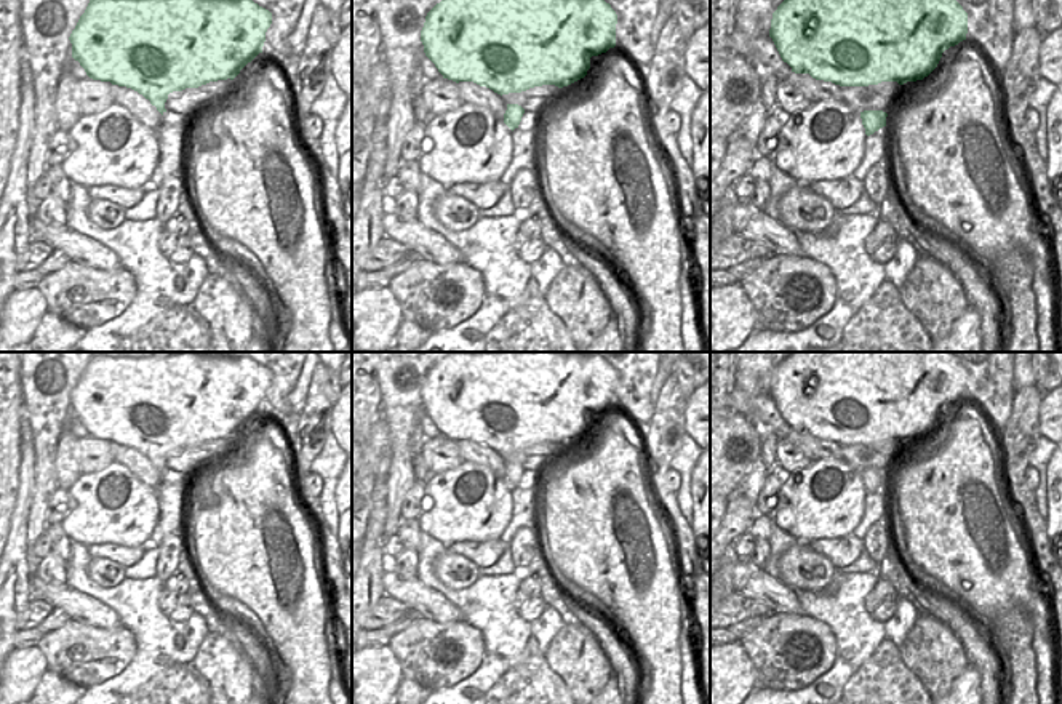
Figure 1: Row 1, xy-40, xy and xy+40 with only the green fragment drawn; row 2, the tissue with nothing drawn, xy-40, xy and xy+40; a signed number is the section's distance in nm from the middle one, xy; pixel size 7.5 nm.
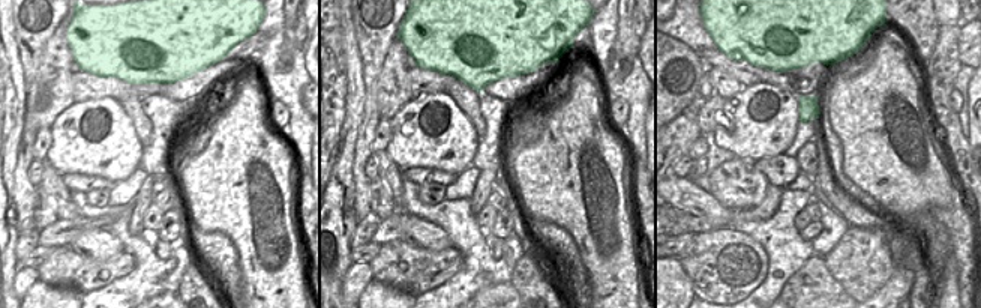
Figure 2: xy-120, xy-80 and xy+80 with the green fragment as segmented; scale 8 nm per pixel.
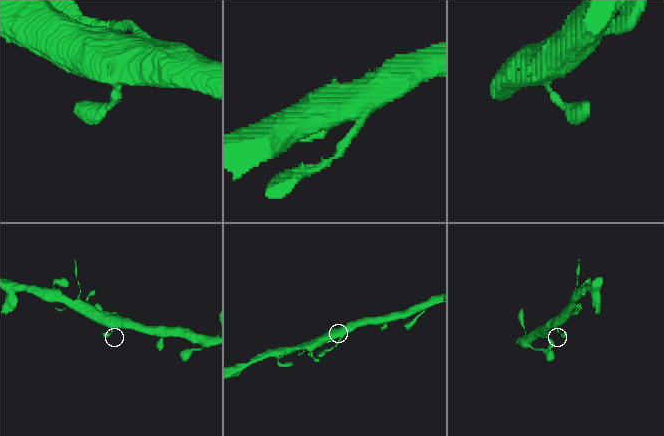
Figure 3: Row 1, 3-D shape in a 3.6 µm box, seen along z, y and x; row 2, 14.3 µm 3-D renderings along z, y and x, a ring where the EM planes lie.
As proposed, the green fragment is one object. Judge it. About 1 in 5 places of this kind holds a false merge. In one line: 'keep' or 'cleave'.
keep

